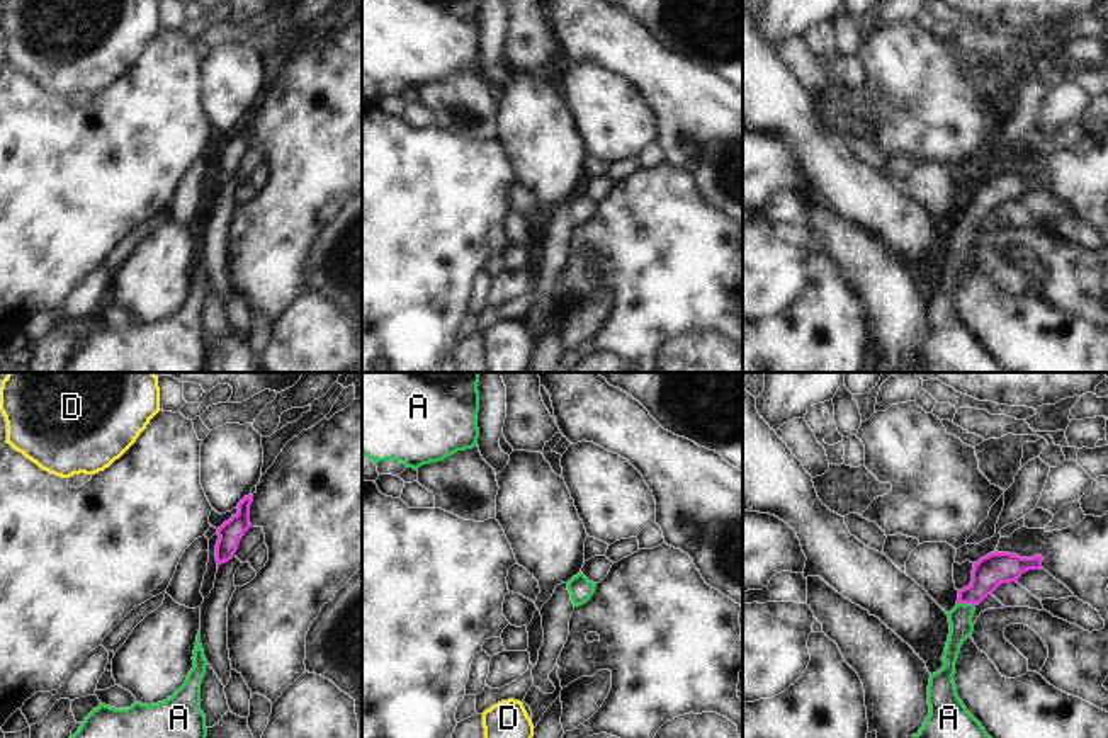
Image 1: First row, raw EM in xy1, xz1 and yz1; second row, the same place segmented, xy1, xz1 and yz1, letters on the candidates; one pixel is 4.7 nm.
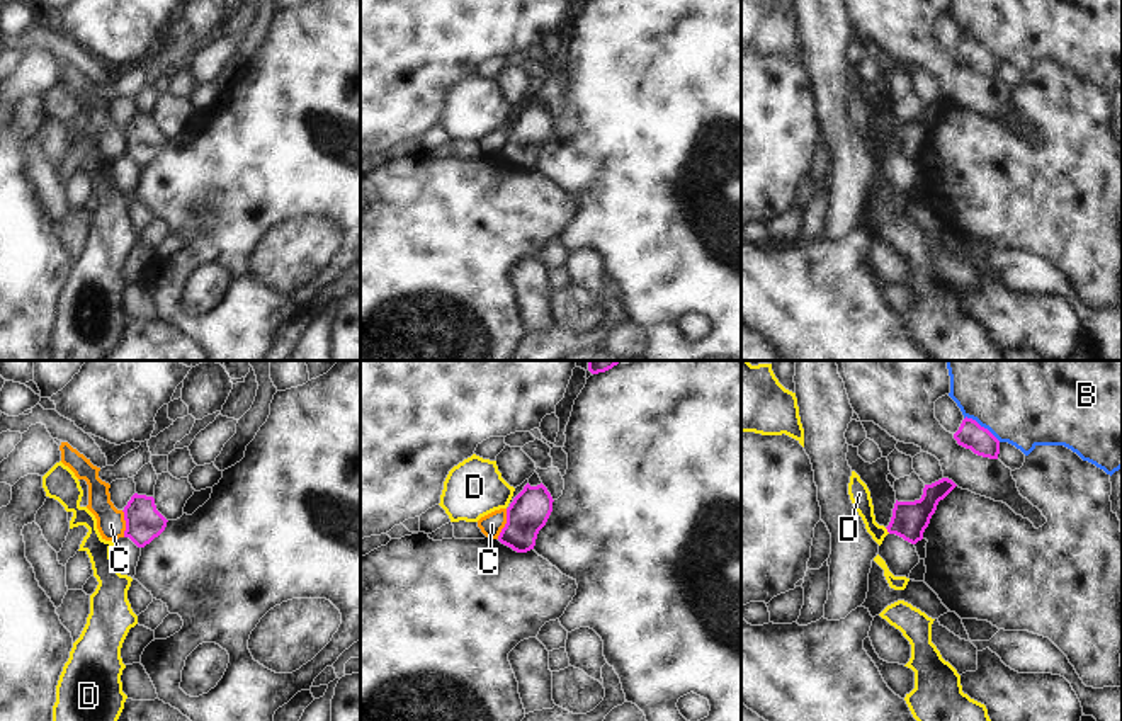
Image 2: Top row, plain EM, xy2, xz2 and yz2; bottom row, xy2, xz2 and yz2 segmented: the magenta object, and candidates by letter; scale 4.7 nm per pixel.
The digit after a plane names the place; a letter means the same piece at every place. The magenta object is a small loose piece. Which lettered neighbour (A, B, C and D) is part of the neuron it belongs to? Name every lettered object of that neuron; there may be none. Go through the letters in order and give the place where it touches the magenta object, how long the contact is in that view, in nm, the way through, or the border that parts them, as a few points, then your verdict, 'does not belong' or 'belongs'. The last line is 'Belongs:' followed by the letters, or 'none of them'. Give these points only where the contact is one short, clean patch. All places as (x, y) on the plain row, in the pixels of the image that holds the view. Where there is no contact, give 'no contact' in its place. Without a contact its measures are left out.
A: meets magenta in yz1 at (966, 221); contact 90 nm long; runs through yz1 (989, 191), (981, 206), (966, 221), (961, 235); belongs
B: meets magenta in yz2 at (983, 46); contact 200 nm long; does not belong
C: meets magenta in xz2 at (505, 143); contact 150 nm long; border along xz2 (507, 128), (507, 141), (497, 157); does not belong
D: meets magenta in yz2 at (888, 150); contact 40 nm long; border along yz2 (884, 147), (889, 152); does not belong
Belongs: A

